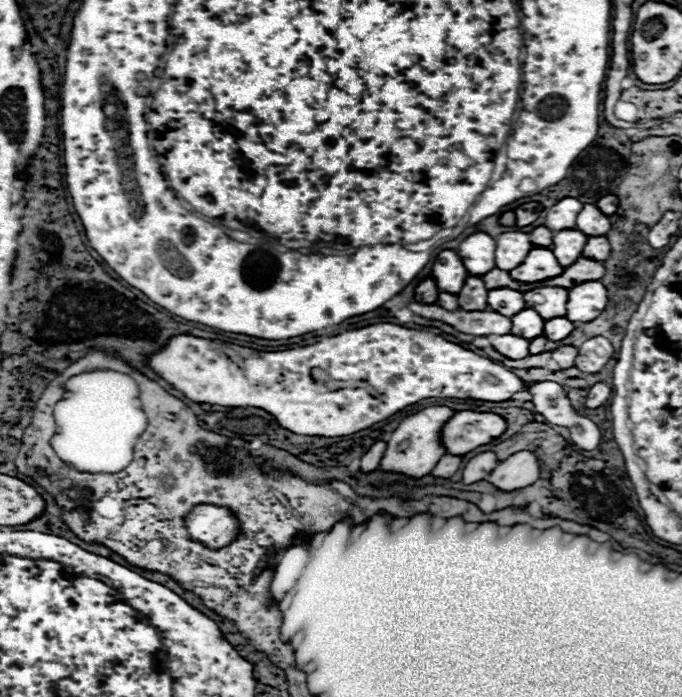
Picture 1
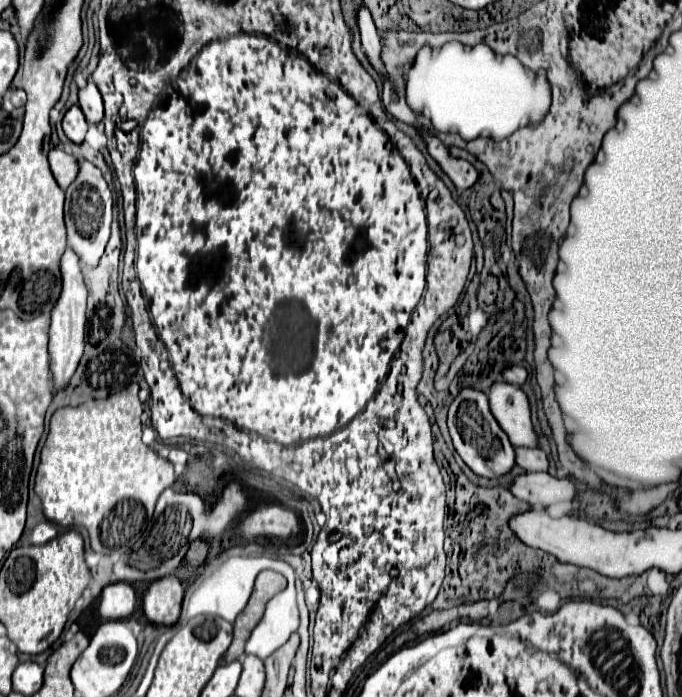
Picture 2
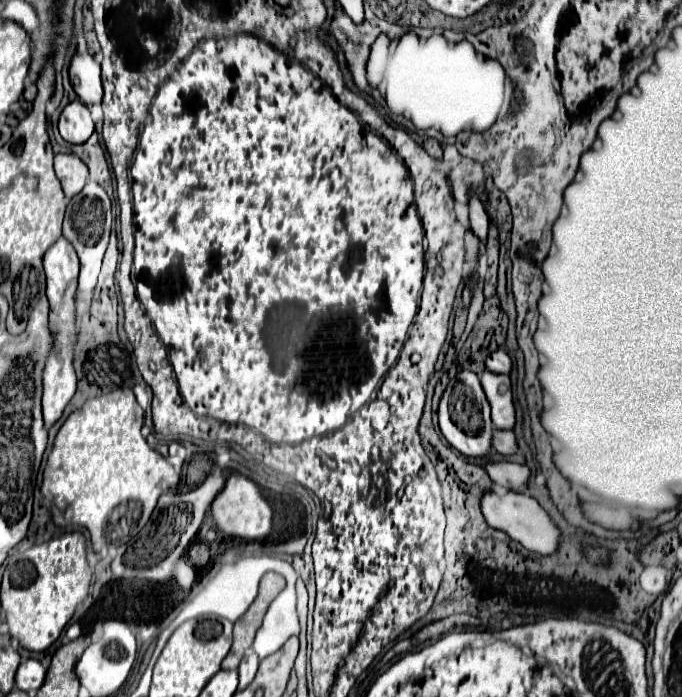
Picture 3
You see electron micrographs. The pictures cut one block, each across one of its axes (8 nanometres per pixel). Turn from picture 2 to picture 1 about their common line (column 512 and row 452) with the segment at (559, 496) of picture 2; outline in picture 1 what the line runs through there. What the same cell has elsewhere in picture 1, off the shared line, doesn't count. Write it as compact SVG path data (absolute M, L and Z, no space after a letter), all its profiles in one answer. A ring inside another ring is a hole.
M492 450L476 454L476 456L466 464L464 474L462 474L462 482L464 482L464 484L474 484L474 482L478 482L478 480L486 480L486 478L492 474L492 470L496 468L496 464L498 464L498 458L496 458L496 454L494 454Z

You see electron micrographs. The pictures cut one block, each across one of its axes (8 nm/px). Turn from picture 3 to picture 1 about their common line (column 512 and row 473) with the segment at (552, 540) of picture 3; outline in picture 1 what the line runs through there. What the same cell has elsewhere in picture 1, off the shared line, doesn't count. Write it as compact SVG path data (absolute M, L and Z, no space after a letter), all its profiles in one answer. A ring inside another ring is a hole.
M516 452L502 460L488 480L500 490L518 490L534 484L540 478L540 464L532 452Z

